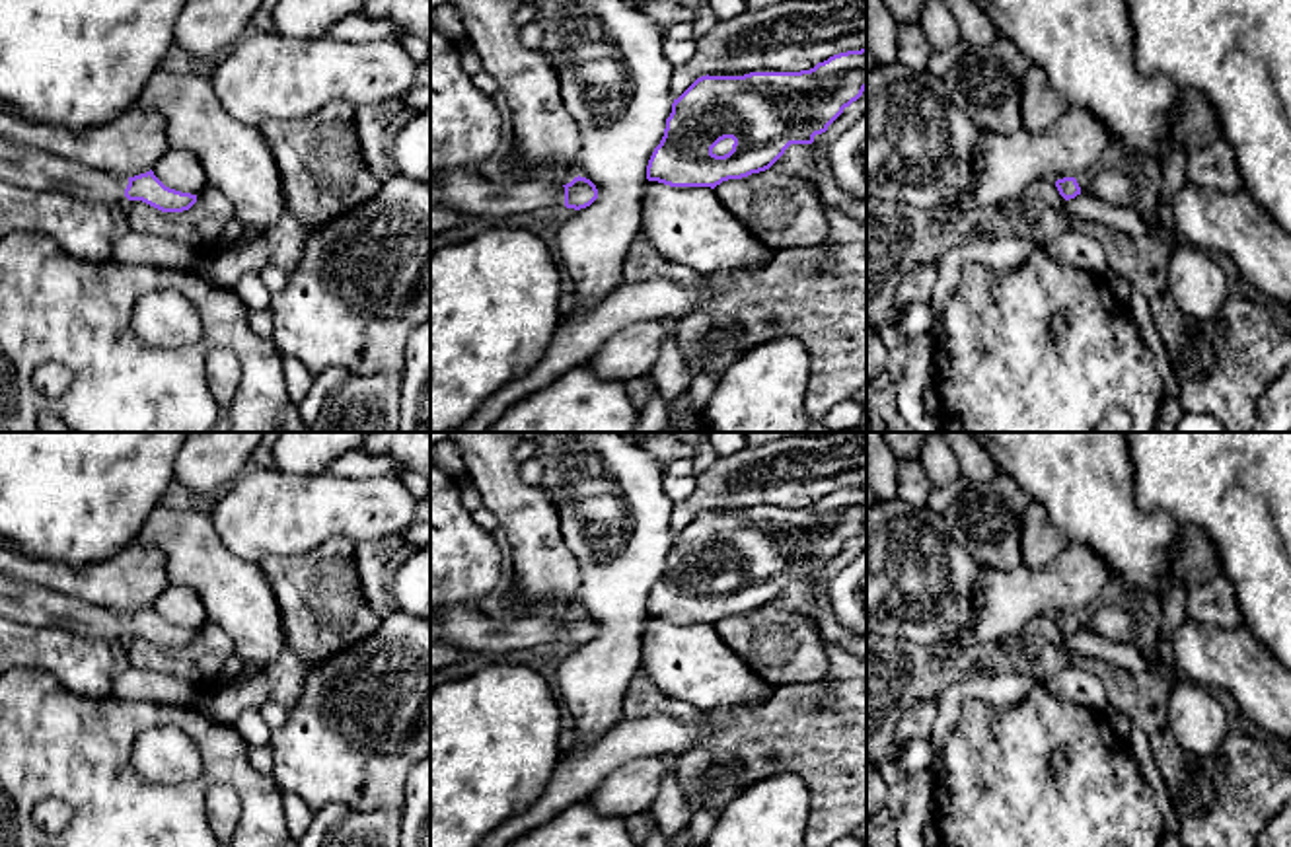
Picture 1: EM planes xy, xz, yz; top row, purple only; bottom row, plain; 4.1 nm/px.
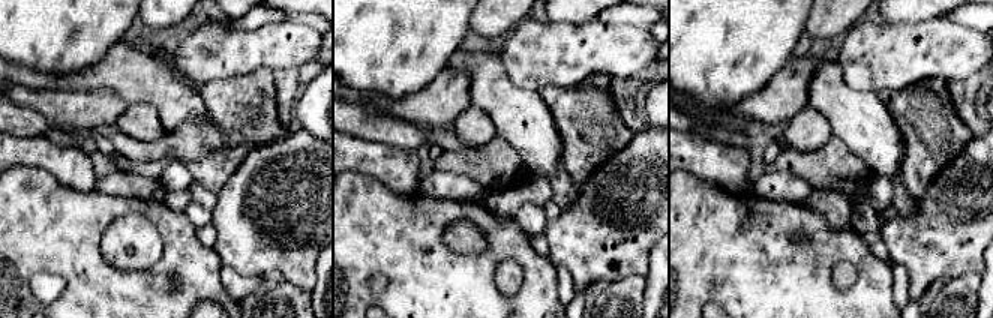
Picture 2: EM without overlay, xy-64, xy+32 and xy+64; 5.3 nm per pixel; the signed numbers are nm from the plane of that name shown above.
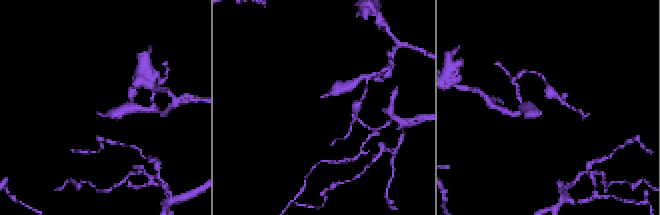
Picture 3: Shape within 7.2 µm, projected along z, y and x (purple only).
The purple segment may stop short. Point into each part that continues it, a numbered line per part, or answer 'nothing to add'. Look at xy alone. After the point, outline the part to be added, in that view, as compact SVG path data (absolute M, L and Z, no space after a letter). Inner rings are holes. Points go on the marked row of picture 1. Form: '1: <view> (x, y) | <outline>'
1: xy (22, 166) | M0 136L0 181L31 191L64 193L82 201L123 203L129 177L86 167L56 154Z

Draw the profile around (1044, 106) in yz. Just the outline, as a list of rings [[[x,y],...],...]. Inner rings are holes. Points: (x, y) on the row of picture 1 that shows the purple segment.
[[[1032,66],[1024,76],[1024,129],[1044,132],[1057,123],[1067,105],[1048,82],[1042,68]]]

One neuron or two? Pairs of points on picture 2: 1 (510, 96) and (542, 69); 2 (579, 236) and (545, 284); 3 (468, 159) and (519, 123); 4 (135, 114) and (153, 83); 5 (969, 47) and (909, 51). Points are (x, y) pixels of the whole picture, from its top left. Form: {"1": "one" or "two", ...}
{"1": "two", "2": "two", "3": "two", "4": "two", "5": "one"}

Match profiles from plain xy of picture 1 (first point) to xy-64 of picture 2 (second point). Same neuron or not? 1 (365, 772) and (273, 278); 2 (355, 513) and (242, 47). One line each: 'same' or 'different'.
1: different
2: same

